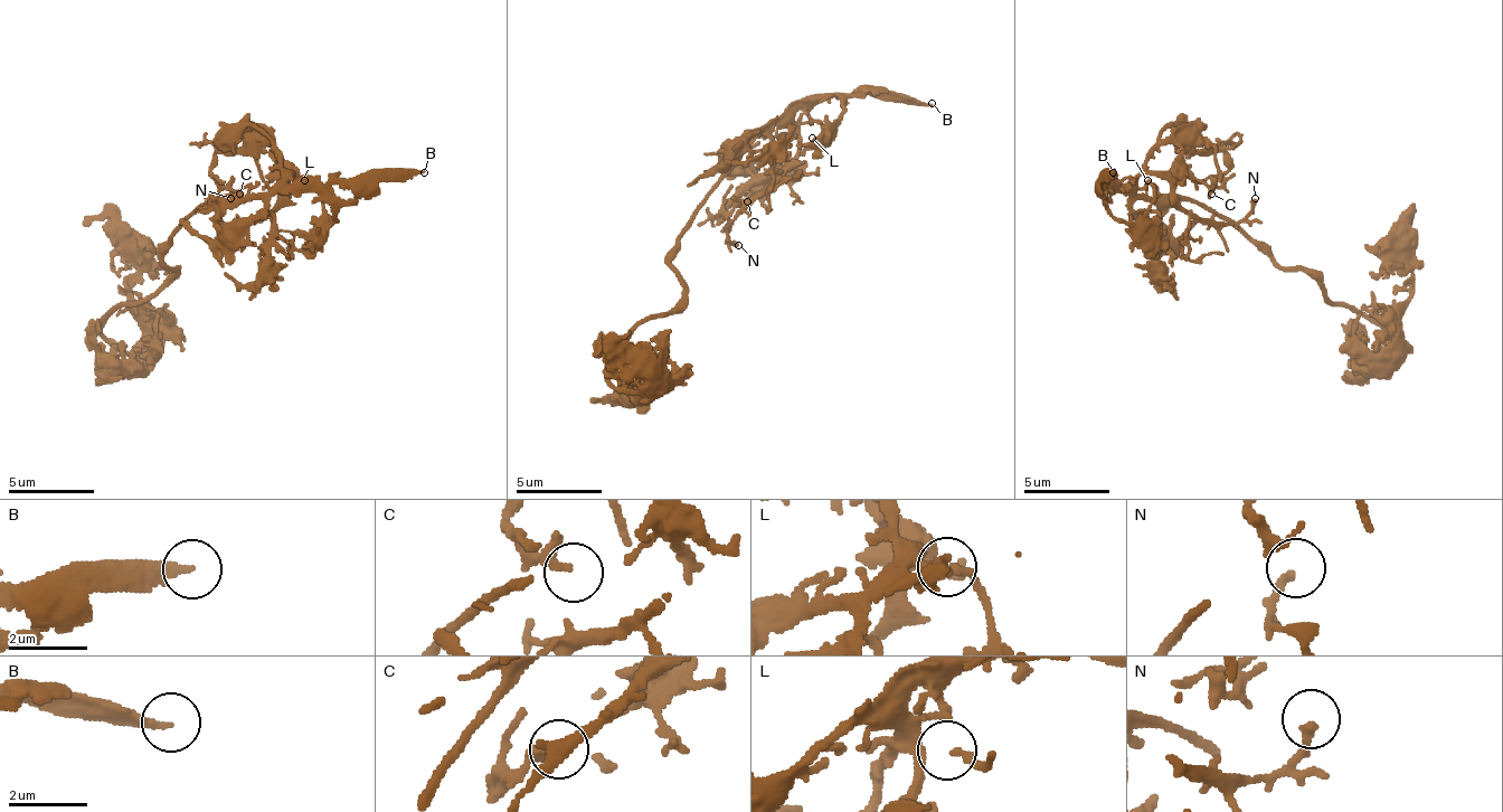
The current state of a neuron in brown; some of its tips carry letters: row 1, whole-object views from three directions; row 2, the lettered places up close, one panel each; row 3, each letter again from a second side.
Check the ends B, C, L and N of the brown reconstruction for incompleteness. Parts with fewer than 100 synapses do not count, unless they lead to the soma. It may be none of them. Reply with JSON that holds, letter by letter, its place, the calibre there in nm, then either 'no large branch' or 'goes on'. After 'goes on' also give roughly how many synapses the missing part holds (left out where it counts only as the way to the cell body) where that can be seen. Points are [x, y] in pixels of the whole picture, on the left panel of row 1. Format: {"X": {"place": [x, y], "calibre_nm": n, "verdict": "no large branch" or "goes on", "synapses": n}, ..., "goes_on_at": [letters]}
{"B": {"place": [424, 172], "calibre_nm": 240, "verdict": "goes on"}, "C": {"place": [239, 194], "calibre_nm": 300, "verdict": "no large branch"}, "L": {"place": [304, 180], "calibre_nm": 160, "verdict": "no large branch"}, "N": {"place": [230, 198], "calibre_nm": 220, "verdict": "no large branch"}, "goes_on_at": ["B"]}

